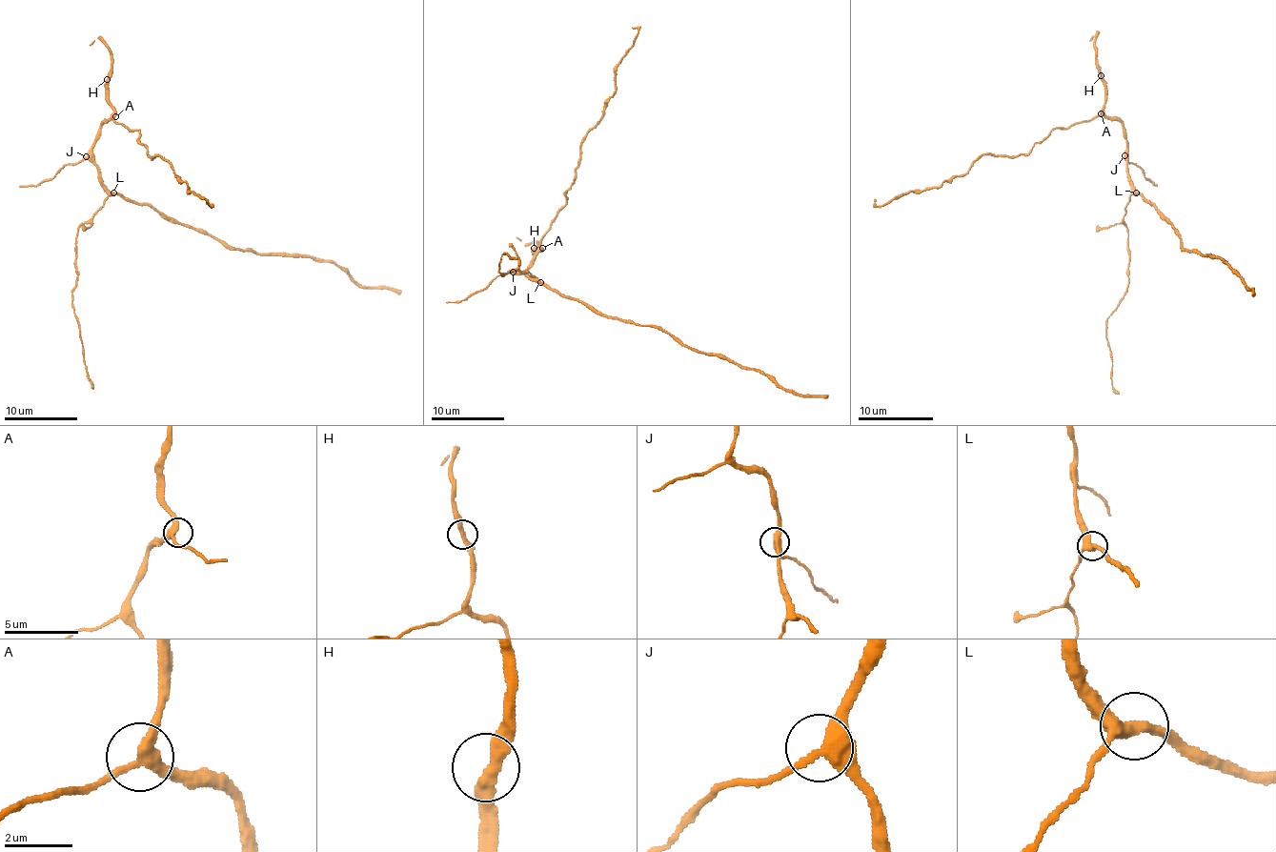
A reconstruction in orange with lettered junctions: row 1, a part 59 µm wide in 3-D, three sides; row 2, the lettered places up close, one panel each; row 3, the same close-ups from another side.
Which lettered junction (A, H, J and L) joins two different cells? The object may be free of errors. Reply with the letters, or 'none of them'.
none of them

